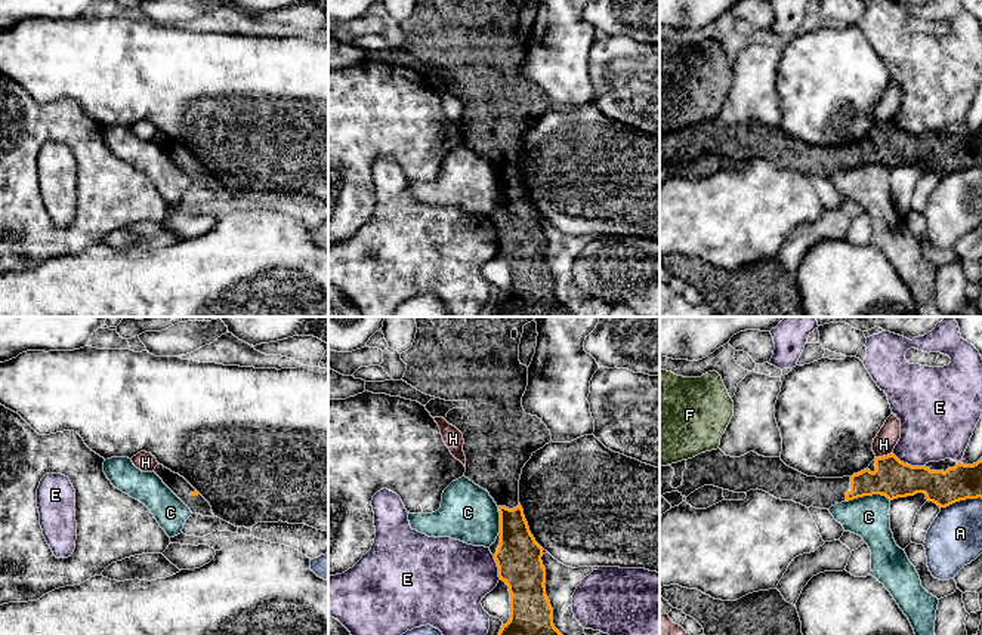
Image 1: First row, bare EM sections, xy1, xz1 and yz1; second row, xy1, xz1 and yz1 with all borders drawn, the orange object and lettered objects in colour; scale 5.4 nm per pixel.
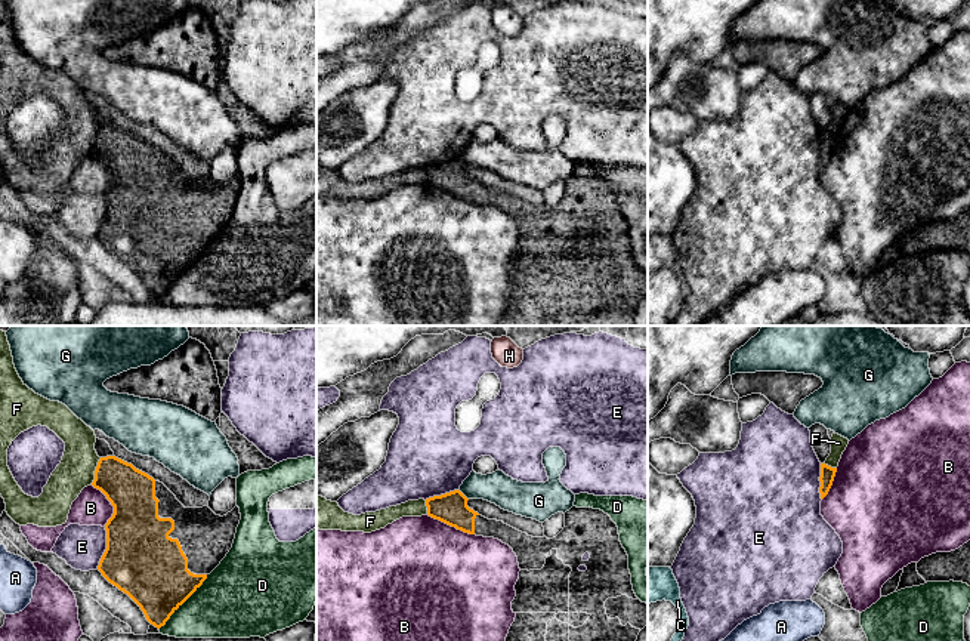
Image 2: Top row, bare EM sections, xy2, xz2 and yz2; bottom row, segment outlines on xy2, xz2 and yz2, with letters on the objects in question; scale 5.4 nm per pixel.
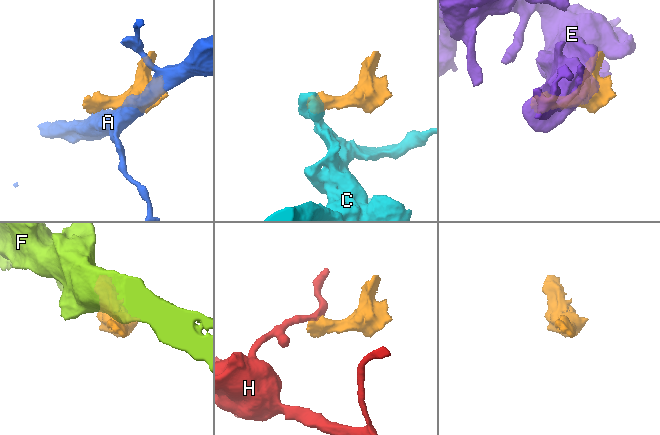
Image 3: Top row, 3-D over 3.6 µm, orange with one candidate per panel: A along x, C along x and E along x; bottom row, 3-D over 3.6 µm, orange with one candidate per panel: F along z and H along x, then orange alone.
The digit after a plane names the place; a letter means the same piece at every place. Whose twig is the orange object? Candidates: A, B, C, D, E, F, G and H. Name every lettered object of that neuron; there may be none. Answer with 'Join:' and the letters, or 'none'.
Join: none

